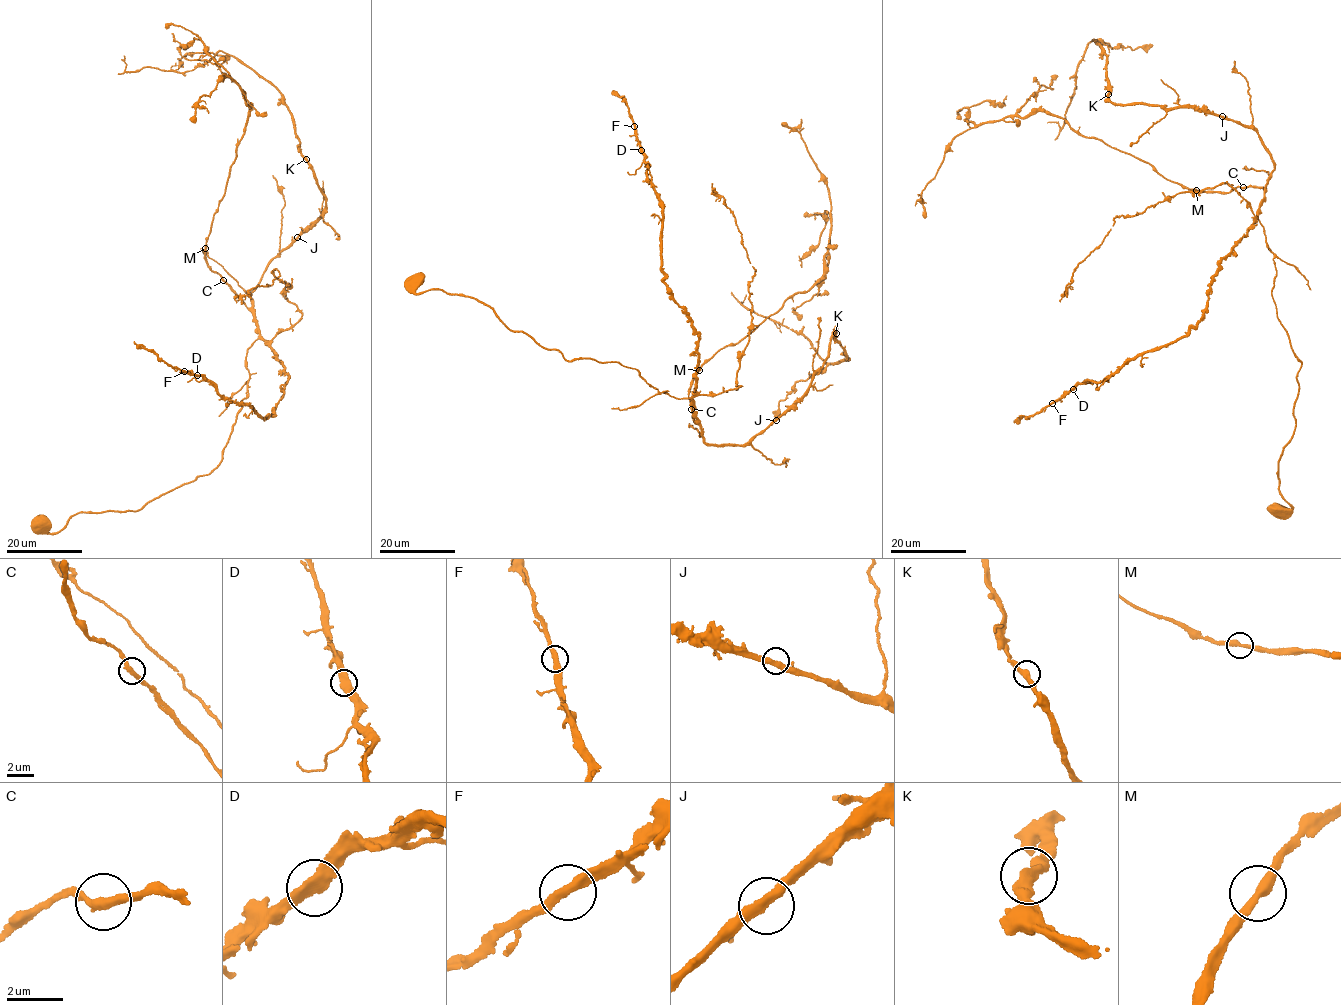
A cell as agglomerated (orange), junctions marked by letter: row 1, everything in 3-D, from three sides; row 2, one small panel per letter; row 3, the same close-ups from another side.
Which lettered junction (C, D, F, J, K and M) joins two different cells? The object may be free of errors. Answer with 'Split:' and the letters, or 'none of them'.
Split: none of them

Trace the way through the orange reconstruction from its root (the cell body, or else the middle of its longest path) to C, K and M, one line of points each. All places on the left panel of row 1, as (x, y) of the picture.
C: (42, 523), (50, 533), (79, 513), (134, 512), (220, 462), (259, 335), (223, 280)
K: (42, 523), (50, 533), (79, 513), (134, 512), (220, 462), (259, 335), (251, 292), (326, 207), (306, 159)
M: (42, 523), (50, 533), (79, 513), (134, 512), (220, 462), (259, 329), (208, 267), (205, 247)

